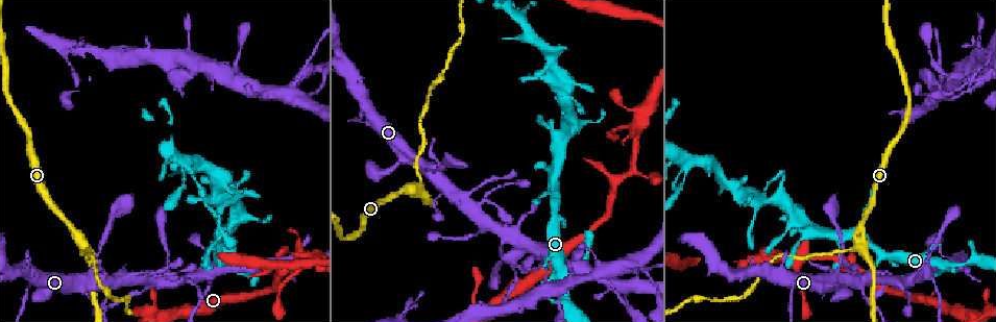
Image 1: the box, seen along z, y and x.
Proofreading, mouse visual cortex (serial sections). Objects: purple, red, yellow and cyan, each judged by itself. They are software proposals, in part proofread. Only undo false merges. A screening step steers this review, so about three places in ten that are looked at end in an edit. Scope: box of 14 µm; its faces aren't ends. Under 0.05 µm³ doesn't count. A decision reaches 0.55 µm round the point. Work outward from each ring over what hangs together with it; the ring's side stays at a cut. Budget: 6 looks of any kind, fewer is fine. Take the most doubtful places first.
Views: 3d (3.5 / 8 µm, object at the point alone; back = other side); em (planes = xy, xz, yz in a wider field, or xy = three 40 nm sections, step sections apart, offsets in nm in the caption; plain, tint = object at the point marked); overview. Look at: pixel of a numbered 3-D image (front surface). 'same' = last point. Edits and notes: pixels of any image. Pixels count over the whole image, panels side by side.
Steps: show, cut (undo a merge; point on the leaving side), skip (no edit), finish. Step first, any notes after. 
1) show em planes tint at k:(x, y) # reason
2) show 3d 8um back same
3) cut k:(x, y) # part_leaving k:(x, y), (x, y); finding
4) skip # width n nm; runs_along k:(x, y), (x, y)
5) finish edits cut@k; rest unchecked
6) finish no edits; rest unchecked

show 3d 3.5um at 1:(861, 227) # three arms meet

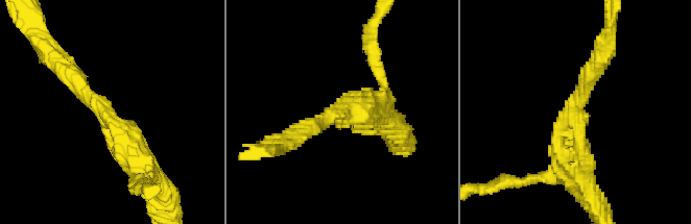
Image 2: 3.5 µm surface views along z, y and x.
show em xy step 5 tint at 2:(573, 119)

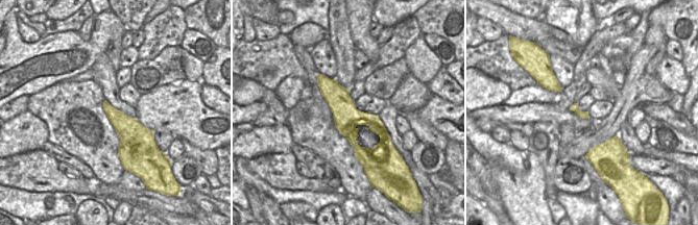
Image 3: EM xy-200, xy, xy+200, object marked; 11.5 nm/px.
skip # arms 3; arm_widths 250, 250, 300 nm; runs_along 2:(65, 70), (145, 159), (151, 175); one cell here

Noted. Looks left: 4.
show 3d 3.5um at 1:(838, 274) # arms part here

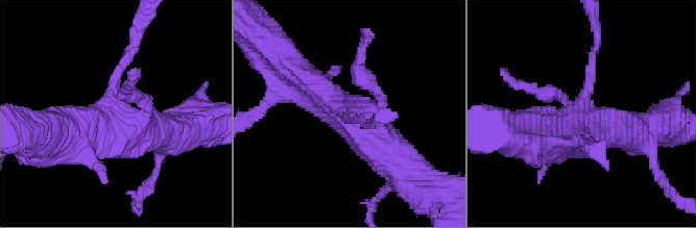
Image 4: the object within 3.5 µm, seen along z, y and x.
show em xy step 5 tint at 4:(116, 113) # now the EM

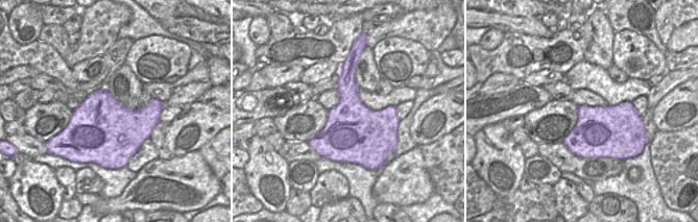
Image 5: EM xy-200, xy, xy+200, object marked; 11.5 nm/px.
skip # runs_along 4:(288, 67), (372, 130), (393, 160); continuous, no second cell

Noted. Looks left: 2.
show 3d 3.5um back at 1:(799, 242) # narrows sharply

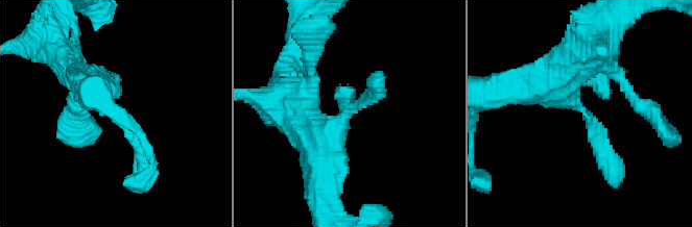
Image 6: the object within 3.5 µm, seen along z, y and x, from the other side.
show em xy step 1 tint at 6:(582, 113)

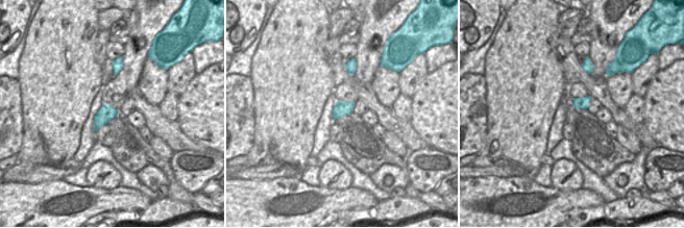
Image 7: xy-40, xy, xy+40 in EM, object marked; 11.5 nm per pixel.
skip # runs_along 6:(535, 83), (578, 106), (613, 167); all the same cell

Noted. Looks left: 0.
finish no edits; rest unchecked

